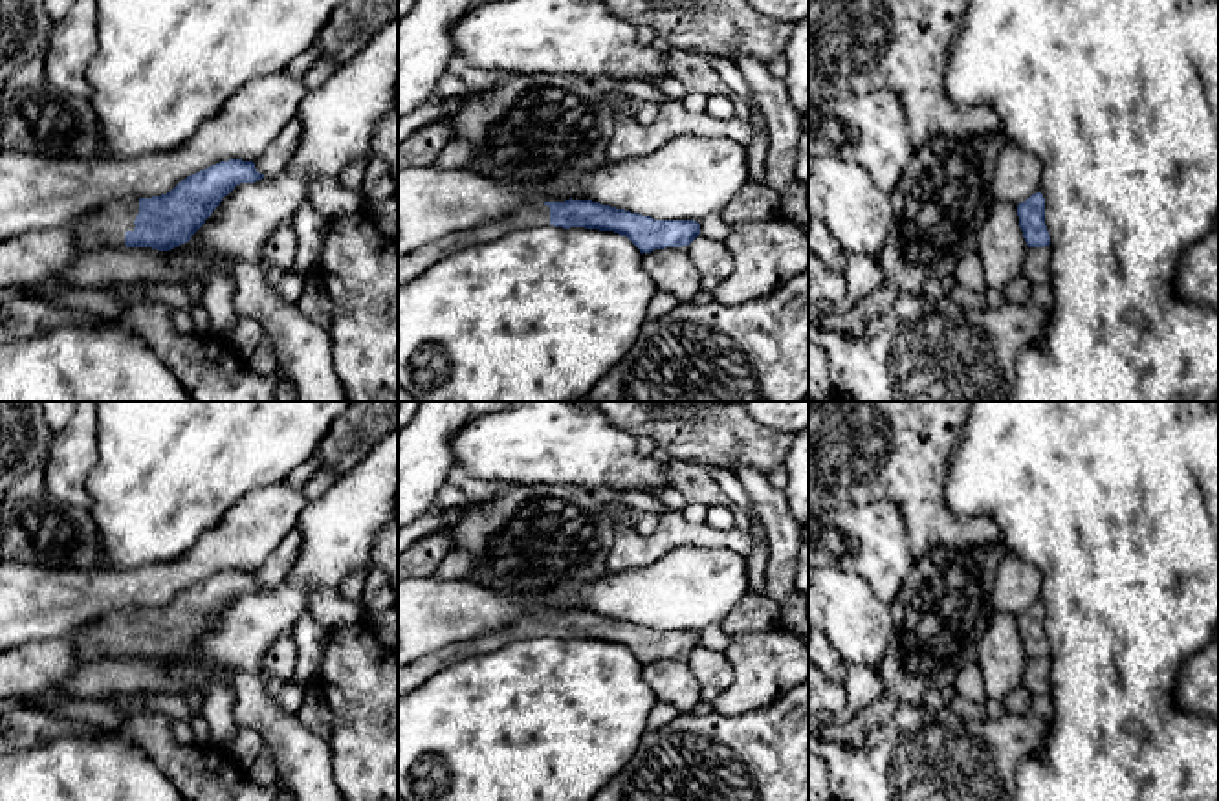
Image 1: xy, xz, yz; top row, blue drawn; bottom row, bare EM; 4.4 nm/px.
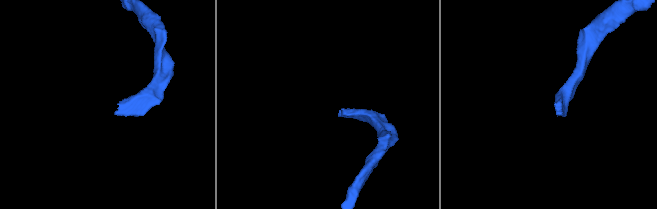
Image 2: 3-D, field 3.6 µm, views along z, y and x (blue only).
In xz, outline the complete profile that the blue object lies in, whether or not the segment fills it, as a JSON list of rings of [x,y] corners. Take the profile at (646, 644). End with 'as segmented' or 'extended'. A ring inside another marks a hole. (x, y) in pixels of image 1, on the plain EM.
[[[570,609],[565,612],[528,614],[511,627],[480,634],[467,642],[455,642],[434,654],[398,669],[398,698],[423,686],[427,678],[451,664],[491,653],[511,640],[539,636],[614,642],[627,647],[642,665],[654,660],[689,656],[700,645],[700,634],[695,631],[654,631],[592,610]]]; extended

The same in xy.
[[[220,572],[187,587],[167,605],[114,610],[82,625],[71,638],[82,664],[104,658],[170,662],[189,653],[236,596],[262,588],[253,572]]]; extended

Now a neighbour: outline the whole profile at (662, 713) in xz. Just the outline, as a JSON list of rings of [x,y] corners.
[[[656,702],[647,719],[647,731],[656,731],[669,724],[680,711],[667,702]]]

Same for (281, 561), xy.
[[[297,530],[290,532],[282,539],[282,543],[269,554],[266,563],[253,572],[257,583],[264,587],[280,585],[299,559],[301,543],[301,533]]]

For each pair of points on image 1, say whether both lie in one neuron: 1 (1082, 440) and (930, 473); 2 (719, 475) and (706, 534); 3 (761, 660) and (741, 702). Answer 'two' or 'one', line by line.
1: two
2: two
3: one

